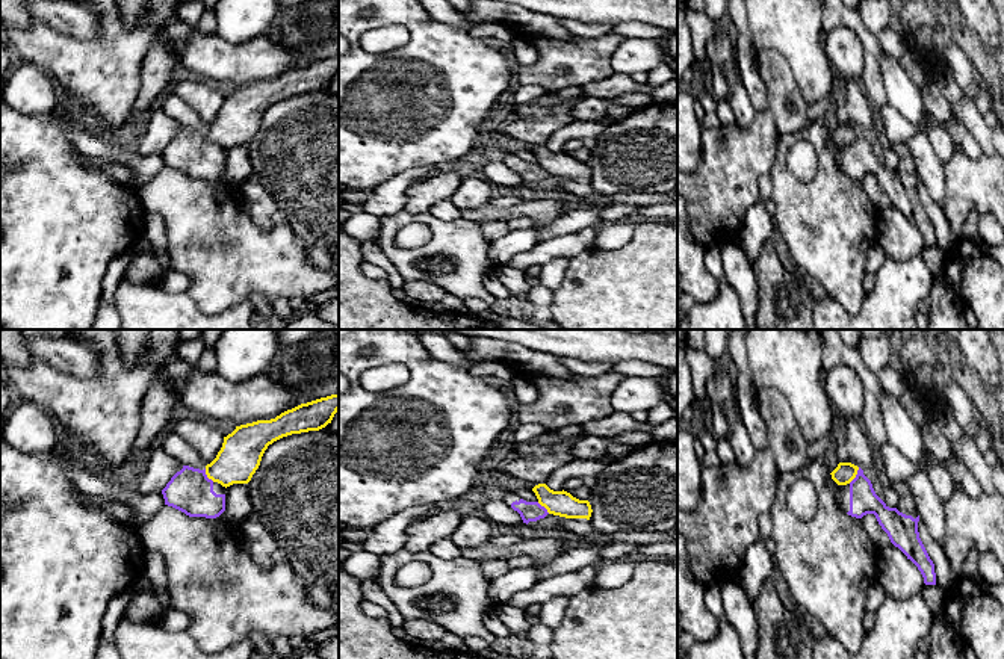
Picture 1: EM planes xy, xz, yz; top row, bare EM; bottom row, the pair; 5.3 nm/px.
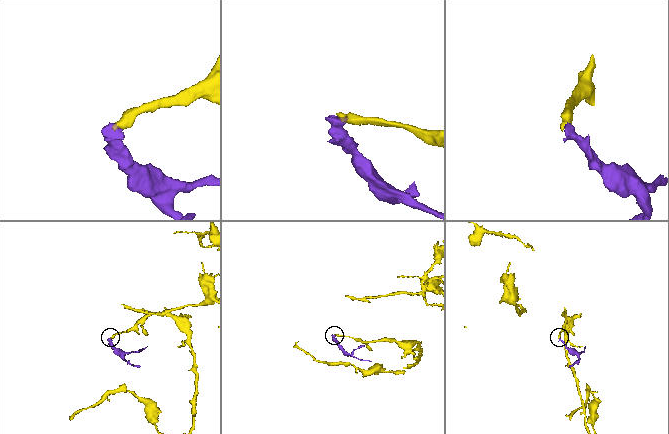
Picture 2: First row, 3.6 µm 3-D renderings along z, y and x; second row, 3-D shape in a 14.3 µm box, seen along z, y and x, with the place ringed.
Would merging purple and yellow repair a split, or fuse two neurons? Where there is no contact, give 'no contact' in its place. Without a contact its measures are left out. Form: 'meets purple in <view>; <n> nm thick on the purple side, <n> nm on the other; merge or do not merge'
meets purple in yz; 150 nm thick on the purple side, 110 nm on the other; do not merge

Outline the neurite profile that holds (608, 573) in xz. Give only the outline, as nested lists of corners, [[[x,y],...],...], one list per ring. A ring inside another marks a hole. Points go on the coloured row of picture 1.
[[[629,559],[600,561],[596,565],[596,579],[593,586],[617,588],[632,579],[635,564]]]

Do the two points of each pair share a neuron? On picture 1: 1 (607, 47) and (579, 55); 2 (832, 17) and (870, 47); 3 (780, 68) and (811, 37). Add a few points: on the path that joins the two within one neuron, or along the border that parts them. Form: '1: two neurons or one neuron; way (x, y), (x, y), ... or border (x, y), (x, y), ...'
1: one neuron; way (601, 49), (594, 55), (585, 55)
2: one neuron; way (842, 17), (847, 17), (867, 37)
3: two neurons; border (759, 49), (774, 49), (785, 59), (802, 94)

